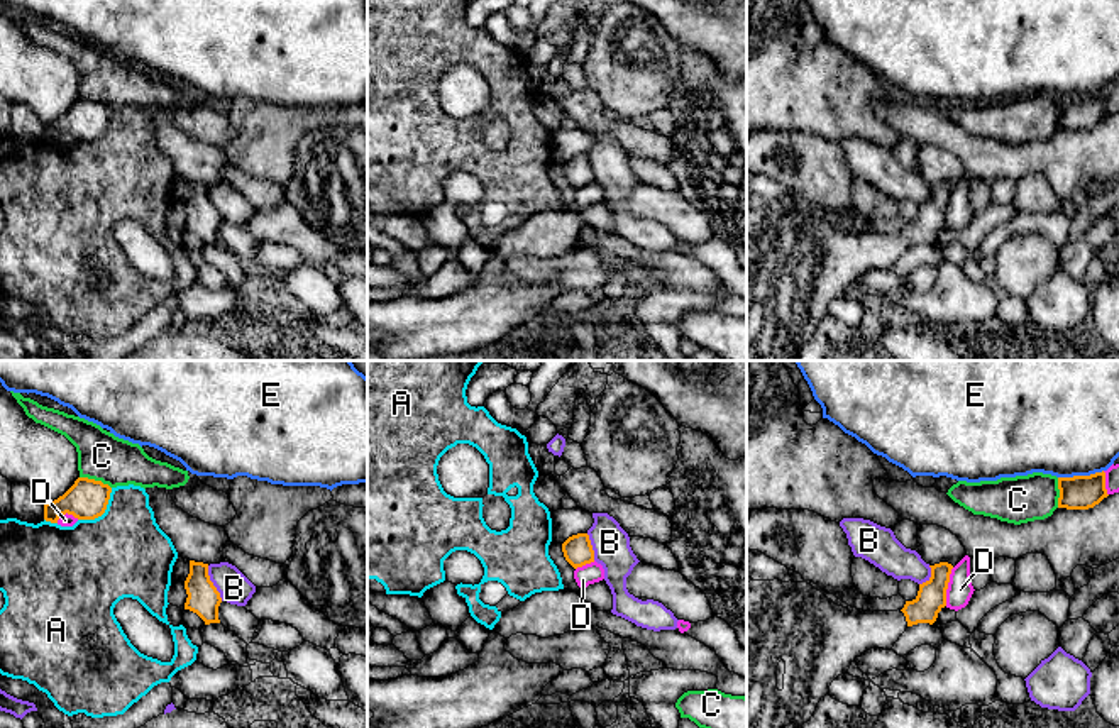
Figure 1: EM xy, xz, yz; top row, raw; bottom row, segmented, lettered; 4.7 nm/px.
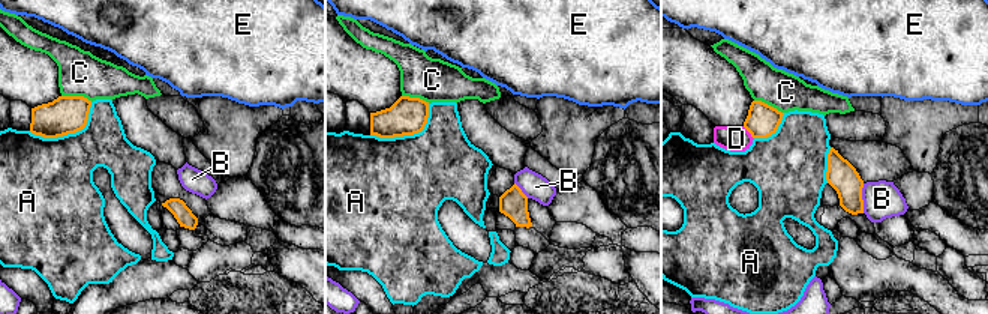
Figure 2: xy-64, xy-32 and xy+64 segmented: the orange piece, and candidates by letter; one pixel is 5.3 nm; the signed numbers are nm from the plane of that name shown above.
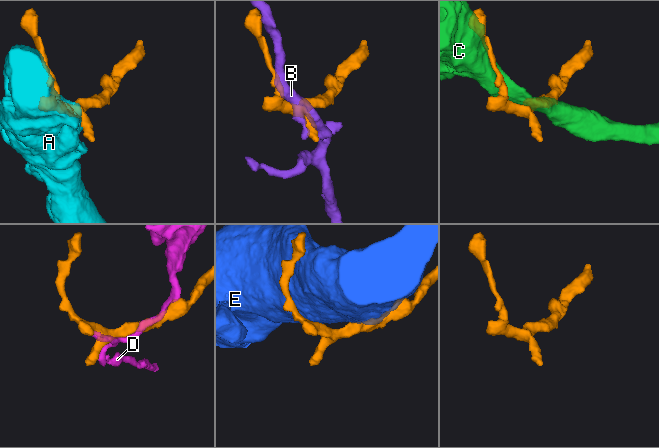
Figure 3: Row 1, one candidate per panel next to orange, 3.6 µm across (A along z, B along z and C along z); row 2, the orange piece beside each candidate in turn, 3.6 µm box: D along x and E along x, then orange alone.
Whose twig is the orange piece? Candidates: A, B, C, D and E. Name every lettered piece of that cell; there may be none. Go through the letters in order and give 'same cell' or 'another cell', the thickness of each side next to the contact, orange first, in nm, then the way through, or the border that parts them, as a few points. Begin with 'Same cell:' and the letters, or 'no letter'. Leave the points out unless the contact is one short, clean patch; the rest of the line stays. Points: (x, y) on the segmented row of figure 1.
Same cell: no letter
A: another cell; 190 nm thick on the orange side, 420 nm on the other
B: another cell; 150 nm thick on the orange side, 150 nm on the other; border along xy (207, 566), (207, 574), (222, 600)
C: another cell; 190 nm thick on the orange side, 240 nm on the other
D: another cell; 140 nm thick on the orange side, 120 nm on the other
E: another cell; 160 nm thick on the orange side, 480 nm on the other

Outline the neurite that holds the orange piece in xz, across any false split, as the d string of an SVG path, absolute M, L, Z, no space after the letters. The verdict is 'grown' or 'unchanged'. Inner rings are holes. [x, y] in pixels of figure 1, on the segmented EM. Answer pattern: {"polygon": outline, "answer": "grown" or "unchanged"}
{"polygon": "M577 533L569 537L562 543L565 560L574 567L582 567L594 562L594 550L587 533Z", "answer": "unchanged"}

